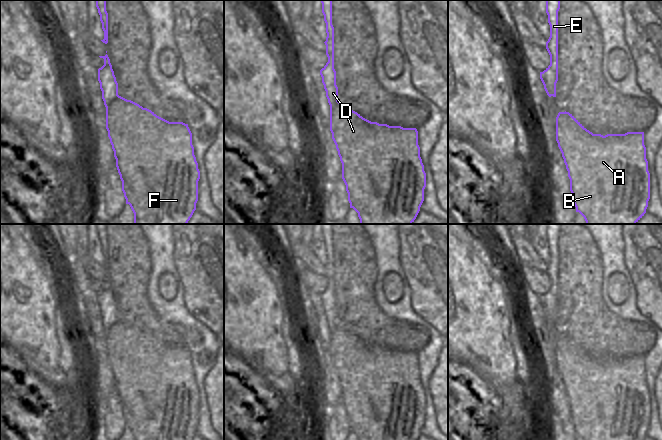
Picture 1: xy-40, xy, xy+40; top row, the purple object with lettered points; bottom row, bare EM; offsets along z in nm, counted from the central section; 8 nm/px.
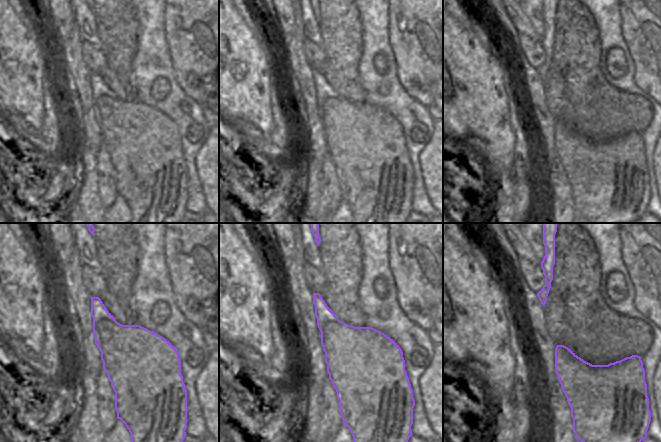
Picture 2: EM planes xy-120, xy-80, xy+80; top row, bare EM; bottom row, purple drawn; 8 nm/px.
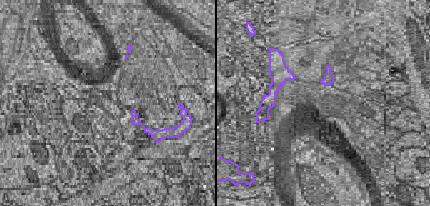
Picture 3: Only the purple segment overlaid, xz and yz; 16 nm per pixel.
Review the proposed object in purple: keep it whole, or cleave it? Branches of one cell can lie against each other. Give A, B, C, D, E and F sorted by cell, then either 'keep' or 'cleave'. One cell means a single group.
groups A B C D F / E; cleave

